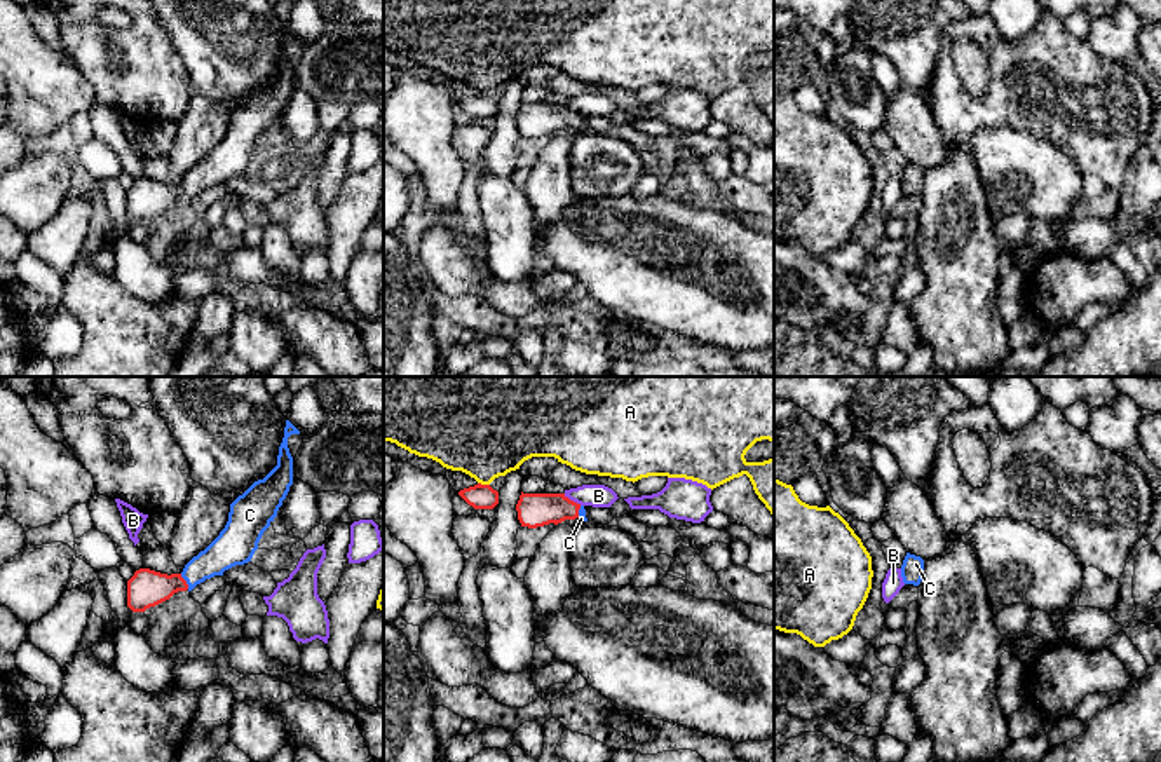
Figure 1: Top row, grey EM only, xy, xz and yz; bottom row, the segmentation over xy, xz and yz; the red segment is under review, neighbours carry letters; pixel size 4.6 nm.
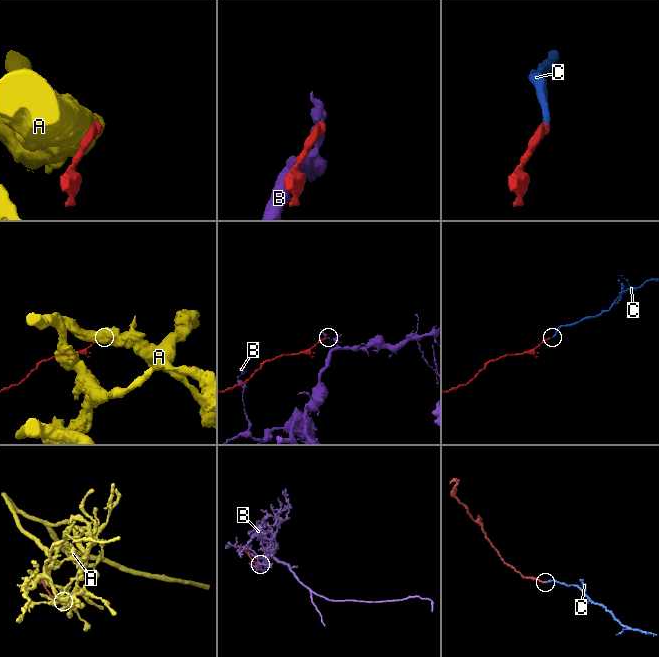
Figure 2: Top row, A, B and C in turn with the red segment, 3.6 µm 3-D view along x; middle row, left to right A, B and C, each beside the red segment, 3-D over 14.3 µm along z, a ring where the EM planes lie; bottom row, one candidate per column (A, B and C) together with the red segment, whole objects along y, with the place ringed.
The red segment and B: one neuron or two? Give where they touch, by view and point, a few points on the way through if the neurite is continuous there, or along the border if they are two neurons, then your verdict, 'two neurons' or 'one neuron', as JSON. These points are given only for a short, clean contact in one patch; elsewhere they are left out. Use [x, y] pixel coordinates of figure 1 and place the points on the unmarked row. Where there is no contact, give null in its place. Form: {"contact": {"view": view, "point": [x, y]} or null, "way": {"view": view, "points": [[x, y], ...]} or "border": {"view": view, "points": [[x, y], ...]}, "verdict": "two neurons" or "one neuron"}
{"contact": {"view": "xz", "point": [572, 110]}, "border": {"view": "xz", "points": [[563, 103], [581, 114]]}, "verdict": "two neurons"}

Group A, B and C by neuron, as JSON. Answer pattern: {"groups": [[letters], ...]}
{"groups": [["A"], ["B"], ["C"]]}

